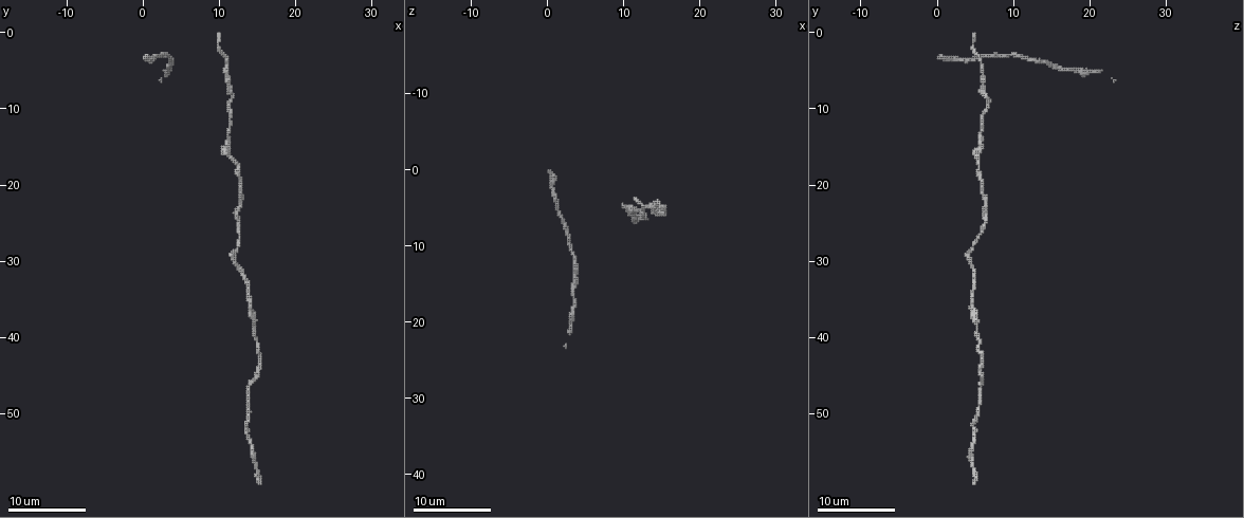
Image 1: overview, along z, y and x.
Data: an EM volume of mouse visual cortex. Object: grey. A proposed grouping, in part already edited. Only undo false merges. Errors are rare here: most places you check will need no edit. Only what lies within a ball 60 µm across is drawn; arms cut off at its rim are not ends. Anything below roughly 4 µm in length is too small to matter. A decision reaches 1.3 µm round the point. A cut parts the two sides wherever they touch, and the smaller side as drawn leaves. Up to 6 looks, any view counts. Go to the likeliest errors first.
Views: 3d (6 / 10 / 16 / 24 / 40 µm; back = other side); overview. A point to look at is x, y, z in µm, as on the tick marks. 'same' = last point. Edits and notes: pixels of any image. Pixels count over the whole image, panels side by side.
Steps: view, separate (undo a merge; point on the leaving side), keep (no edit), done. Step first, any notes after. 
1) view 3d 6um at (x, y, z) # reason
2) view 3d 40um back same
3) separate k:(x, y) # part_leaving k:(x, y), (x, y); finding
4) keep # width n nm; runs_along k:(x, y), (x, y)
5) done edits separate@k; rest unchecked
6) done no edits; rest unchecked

view 3d 10um at (14.5, 38.5, 5.5) # sudden change in width

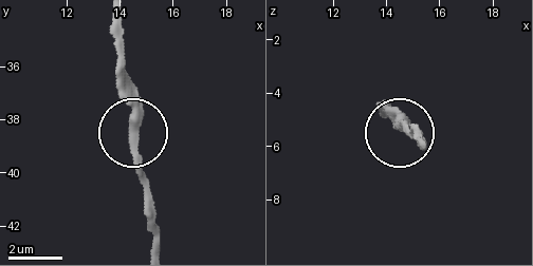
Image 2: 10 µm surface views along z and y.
view 3d 10um back same # from behind

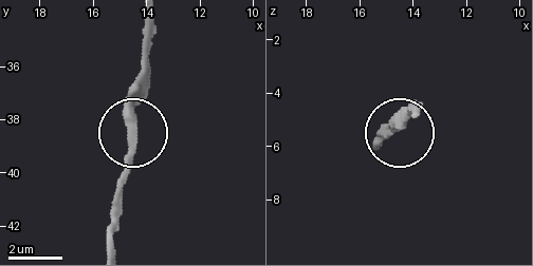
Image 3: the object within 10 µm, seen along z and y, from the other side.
keep # runs_along 3:(152, 18), (121, 220); all the same neuron

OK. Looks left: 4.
view 3d 10um at (13.0, 20.0, 6.0)

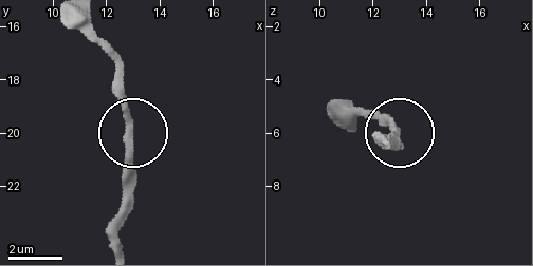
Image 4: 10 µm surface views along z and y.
keep # width 240 nm; runs_along 4:(124, 124), (131, 141), (131, 201); all the same neuron

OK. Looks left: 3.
view 3d 10um at (15.0, 43.0, 5.5) # thick turns thin

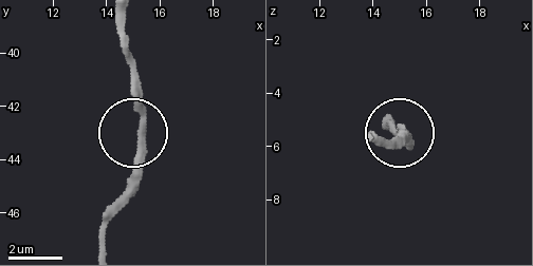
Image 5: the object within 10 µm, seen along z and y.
view 3d 10um back same

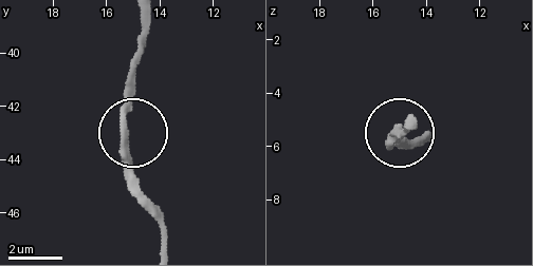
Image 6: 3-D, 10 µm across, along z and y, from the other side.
keep # runs_along 6:(147, 20), (127, 122), (131, 195); all the same neuron

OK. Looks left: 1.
done no edits; rest unchecked

